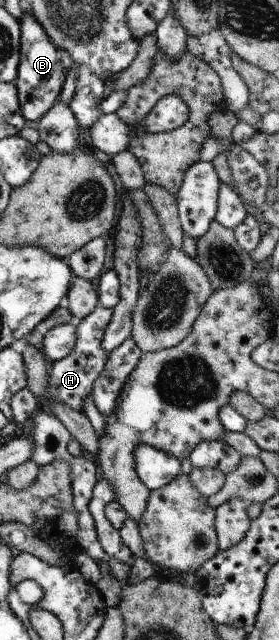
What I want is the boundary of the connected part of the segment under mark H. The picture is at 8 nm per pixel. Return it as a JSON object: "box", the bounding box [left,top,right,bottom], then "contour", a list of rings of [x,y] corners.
{"box":[48,304,113,412],"contour":[[[98,304],[88,316],[78,321],[74,352],[70,352],[65,359],[49,362],[50,392],[48,396],[52,402],[62,402],[76,412],[83,412],[84,398],[93,392],[94,383],[100,378],[108,362],[109,356],[106,356],[104,336],[106,327],[112,320],[113,309]]]}

